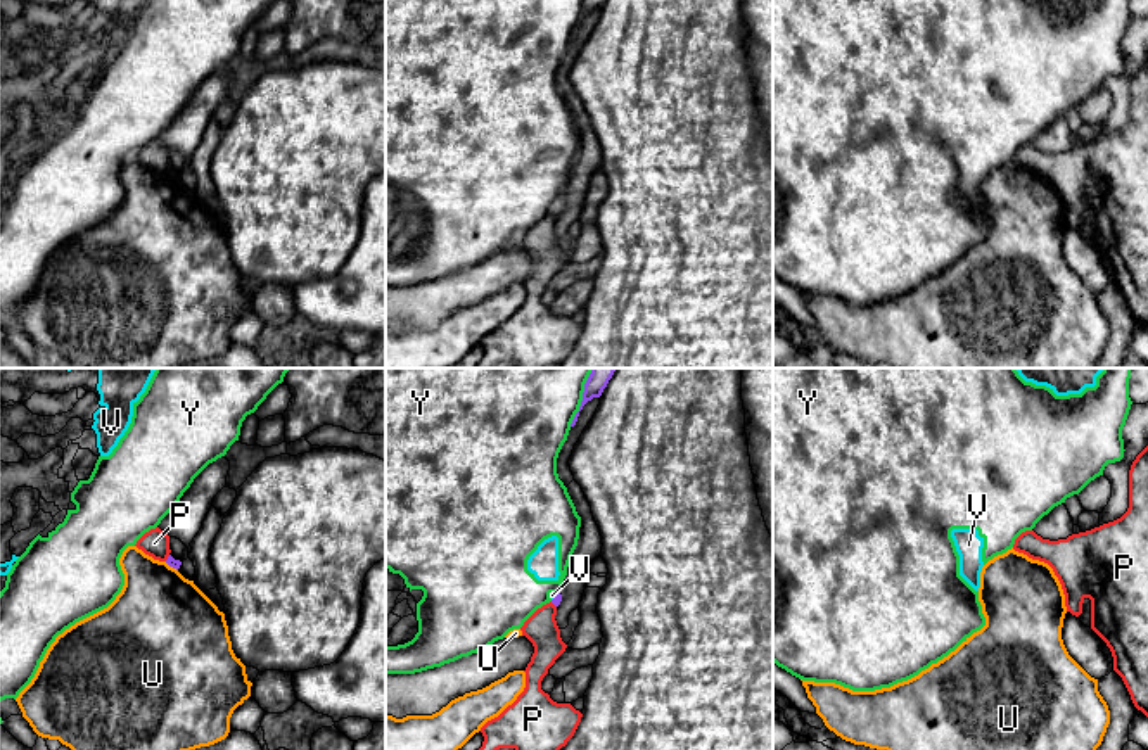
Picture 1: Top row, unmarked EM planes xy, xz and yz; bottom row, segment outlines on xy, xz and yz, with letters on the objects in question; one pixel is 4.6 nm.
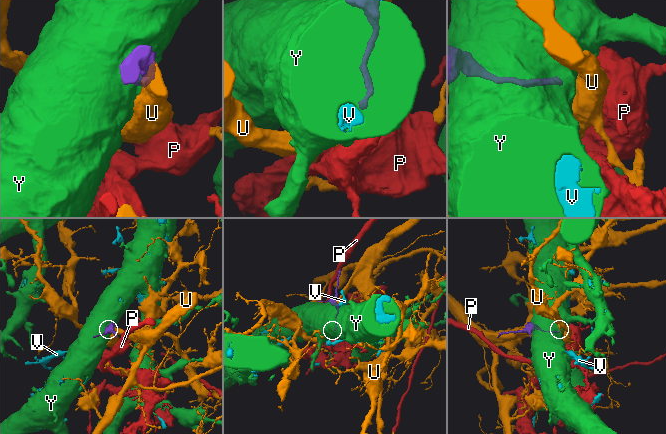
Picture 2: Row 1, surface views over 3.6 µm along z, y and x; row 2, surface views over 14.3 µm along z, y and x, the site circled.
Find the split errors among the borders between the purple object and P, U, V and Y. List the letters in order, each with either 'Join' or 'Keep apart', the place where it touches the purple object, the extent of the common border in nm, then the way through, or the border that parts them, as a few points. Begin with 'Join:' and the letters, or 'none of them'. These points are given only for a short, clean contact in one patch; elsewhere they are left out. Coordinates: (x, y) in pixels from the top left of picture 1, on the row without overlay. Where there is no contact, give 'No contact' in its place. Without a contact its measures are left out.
Join: none of them
P: Keep apart. Touches purple at xy (168, 171). Shared border 40 nm. Boundary: xy (170, 168), (165, 173)
U: Keep apart. Touches purple at xy (172, 178). Shared border 80 nm
V: Keep apart. Touches purple at xz (555, 209). Shared border 50 nm
Y: Keep apart. Touches purple at xz (580, 19). Shared border 200 nm

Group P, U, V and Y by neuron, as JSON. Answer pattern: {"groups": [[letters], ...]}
{"groups": [["P"], ["U"], ["V", "Y"]]}

